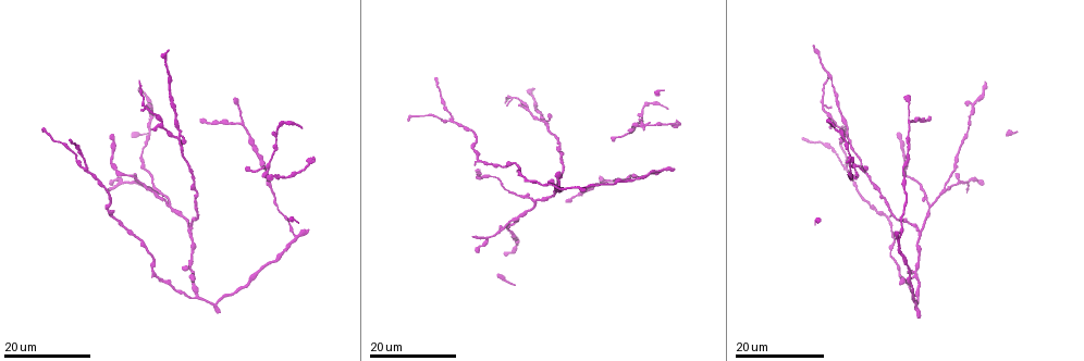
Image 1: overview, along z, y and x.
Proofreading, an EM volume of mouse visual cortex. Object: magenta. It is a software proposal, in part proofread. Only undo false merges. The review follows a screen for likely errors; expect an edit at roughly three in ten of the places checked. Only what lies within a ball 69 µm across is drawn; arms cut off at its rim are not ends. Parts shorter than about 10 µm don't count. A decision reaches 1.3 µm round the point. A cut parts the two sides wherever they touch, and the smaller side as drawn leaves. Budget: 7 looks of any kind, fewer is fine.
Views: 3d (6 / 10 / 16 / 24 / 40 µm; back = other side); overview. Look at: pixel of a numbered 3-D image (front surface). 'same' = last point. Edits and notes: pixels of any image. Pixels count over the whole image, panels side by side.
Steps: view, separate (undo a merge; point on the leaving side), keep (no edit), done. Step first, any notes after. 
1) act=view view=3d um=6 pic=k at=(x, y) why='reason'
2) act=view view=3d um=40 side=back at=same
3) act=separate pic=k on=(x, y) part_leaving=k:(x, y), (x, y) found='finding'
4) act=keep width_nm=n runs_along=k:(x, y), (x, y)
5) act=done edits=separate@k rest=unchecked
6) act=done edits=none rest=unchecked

act=view view=3d um=24 pic=1 at=(180, 138) why='four arms meet'

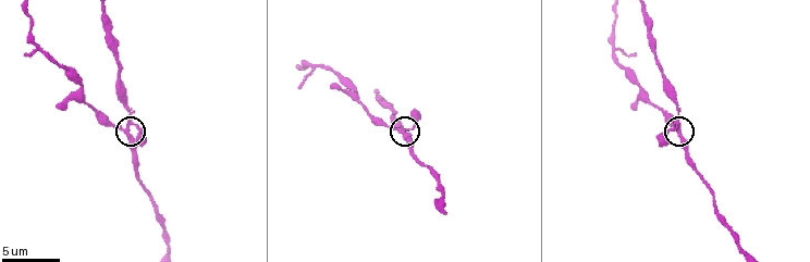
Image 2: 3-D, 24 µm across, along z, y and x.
act=view view=3d um=6 pic=2 at=(678, 131) why='closer look'

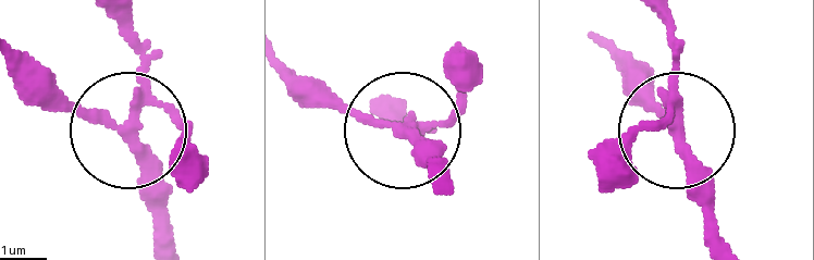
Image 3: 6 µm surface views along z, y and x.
act=keep arms=4 runs_along=3:(443, 187), (393, 128), (307, 101) found='one neuron here'

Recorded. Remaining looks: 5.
act=view view=3d um=16 pic=1 at=(449, 118) why='arms part here'

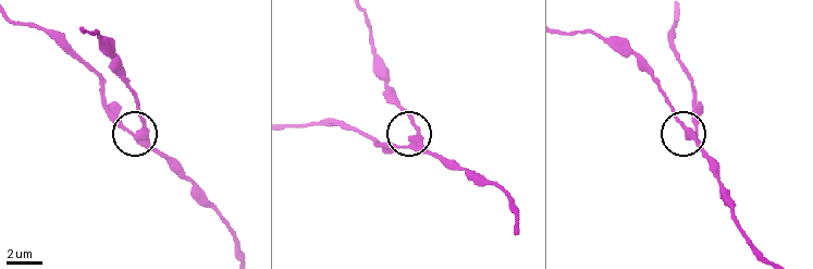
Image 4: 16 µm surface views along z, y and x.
act=view view=3d um=6 pic=4 at=(415, 139)

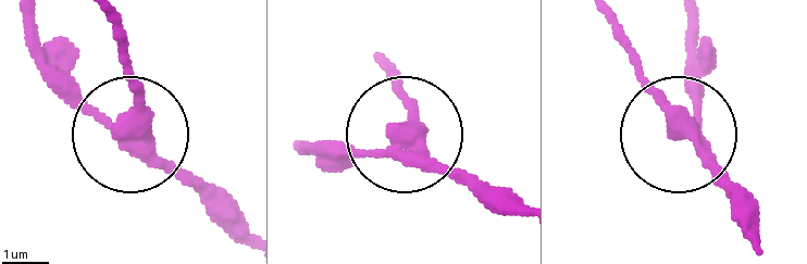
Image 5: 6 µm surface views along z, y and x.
act=keep side_arm_um=15 arms=3 found='all the same neuron'

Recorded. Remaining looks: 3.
act=view view=3d um=24 pic=1 at=(521, 215) why='three-way junction'

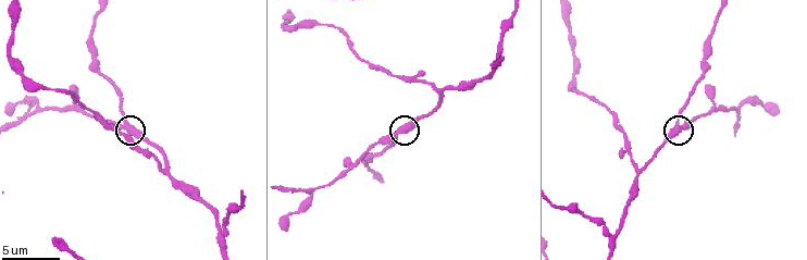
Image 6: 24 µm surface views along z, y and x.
act=view view=3d um=10 pic=6 at=(124, 121) why='zoom in'

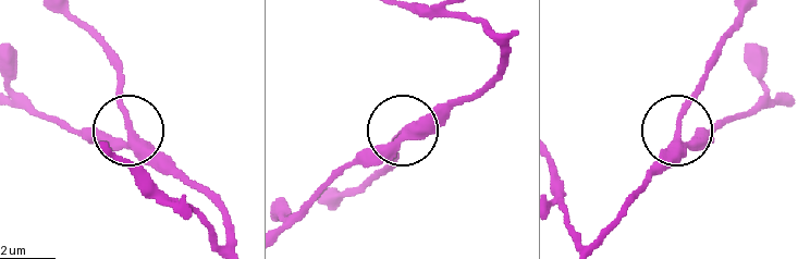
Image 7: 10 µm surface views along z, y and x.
act=keep side_arm_um=15 runs_along=7:(516, 35), (474, 91), (439, 103), (343, 167) found='all the same neuron'

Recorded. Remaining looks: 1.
act=done edits=none rest=unchecked

